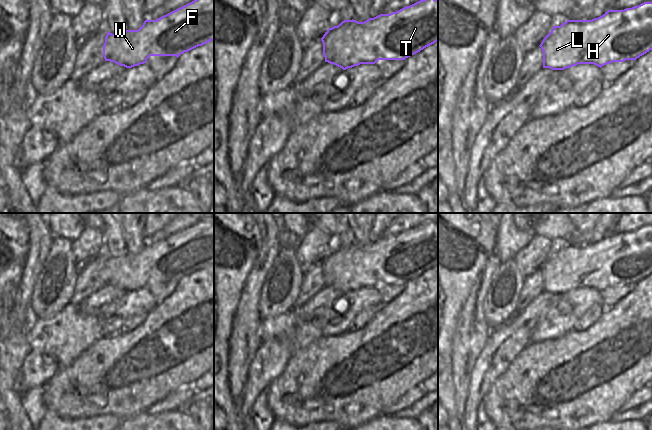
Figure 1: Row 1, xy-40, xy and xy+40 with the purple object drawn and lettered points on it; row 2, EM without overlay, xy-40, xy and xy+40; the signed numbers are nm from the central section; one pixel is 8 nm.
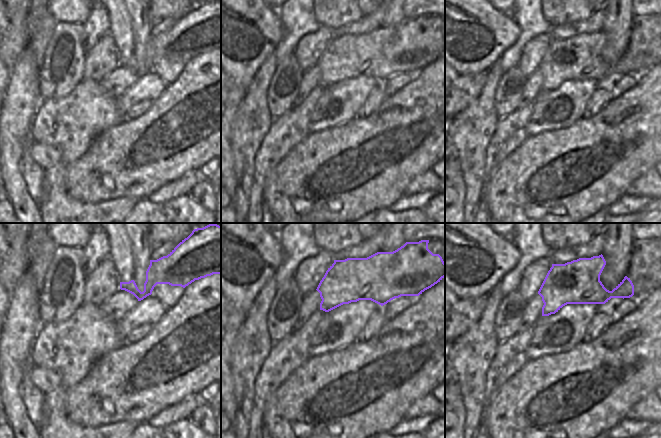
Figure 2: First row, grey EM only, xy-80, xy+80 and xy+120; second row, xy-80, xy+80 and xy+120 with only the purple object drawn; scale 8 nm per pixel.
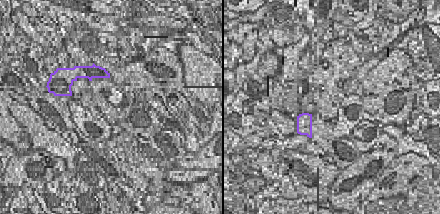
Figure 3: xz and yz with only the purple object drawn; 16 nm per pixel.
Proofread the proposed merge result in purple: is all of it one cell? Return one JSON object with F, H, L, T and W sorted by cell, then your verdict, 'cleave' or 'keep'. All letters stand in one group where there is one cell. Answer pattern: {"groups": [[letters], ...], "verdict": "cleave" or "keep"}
{"groups": [["F", "H", "L", "T", "W"]], "verdict": "keep"}

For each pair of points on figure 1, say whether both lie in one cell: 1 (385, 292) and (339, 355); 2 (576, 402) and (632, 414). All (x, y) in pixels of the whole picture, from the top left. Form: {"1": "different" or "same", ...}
{"1": "different", "2": "different"}

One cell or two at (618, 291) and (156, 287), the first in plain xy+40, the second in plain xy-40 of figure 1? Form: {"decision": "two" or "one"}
{"decision": "one"}

